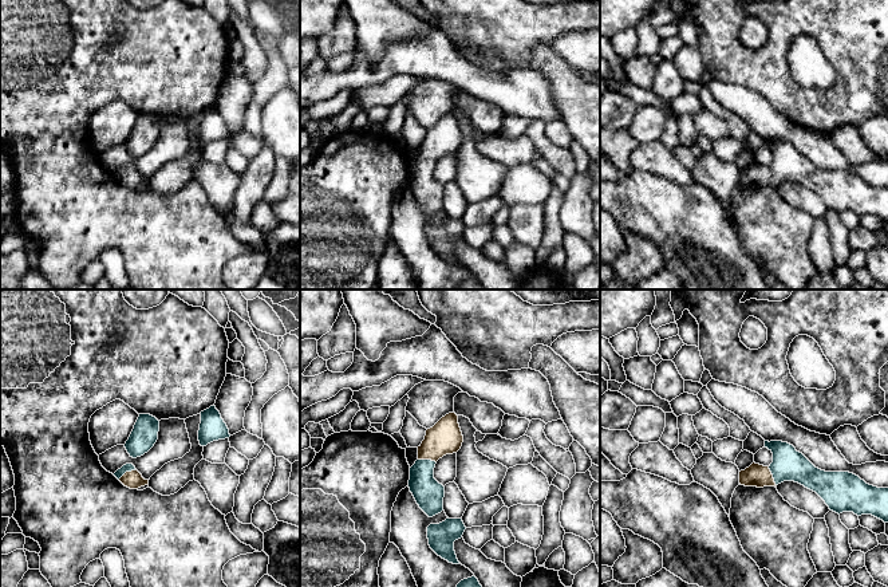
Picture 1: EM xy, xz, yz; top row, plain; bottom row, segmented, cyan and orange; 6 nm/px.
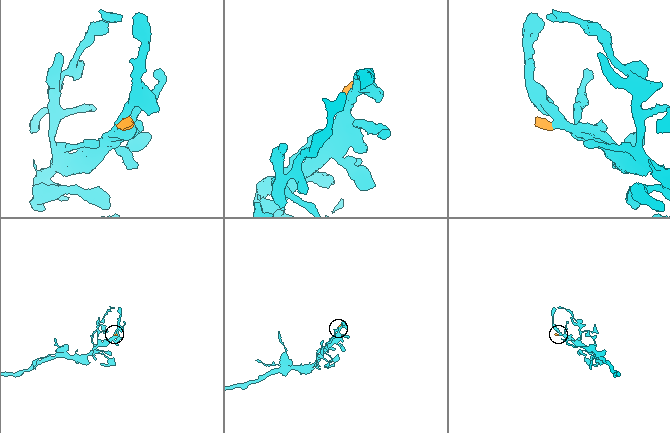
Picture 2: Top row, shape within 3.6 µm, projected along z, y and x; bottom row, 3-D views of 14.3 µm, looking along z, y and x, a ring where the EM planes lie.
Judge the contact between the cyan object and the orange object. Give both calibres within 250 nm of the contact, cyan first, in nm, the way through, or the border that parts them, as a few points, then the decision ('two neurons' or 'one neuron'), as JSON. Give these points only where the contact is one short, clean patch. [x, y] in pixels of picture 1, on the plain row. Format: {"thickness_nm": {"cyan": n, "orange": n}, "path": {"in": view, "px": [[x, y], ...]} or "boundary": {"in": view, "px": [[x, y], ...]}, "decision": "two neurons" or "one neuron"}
{"thickness_nm": {"cyan": 190, "orange": 140}, "path": {"in": "yz", "px": [[788, 164], [773, 176], [760, 176]]}, "decision": "one neuron"}

